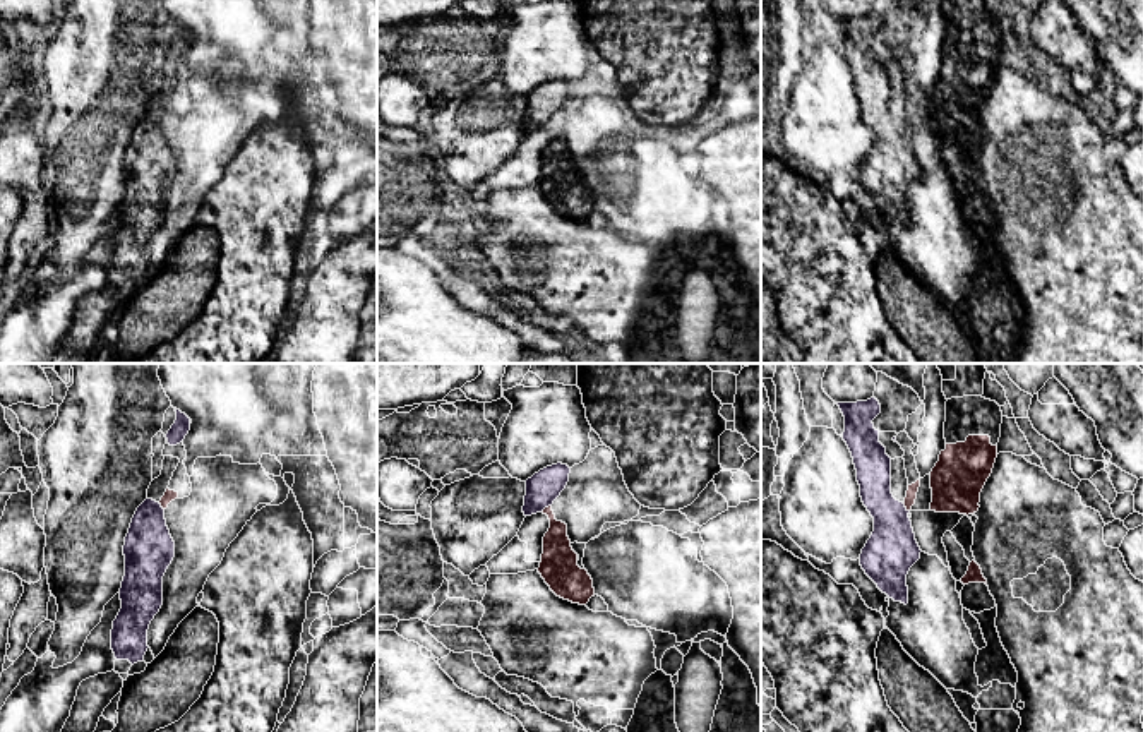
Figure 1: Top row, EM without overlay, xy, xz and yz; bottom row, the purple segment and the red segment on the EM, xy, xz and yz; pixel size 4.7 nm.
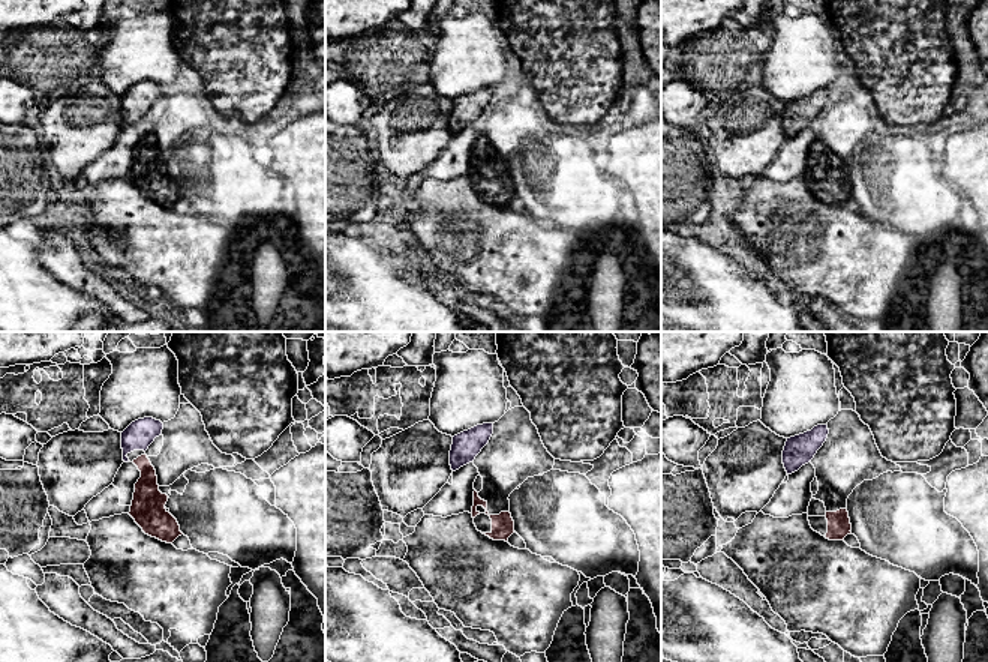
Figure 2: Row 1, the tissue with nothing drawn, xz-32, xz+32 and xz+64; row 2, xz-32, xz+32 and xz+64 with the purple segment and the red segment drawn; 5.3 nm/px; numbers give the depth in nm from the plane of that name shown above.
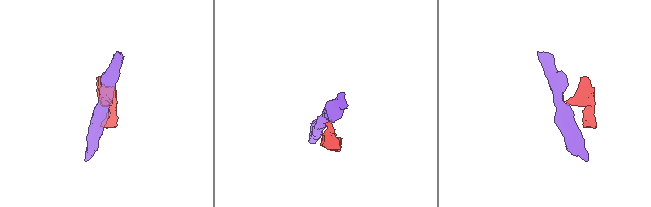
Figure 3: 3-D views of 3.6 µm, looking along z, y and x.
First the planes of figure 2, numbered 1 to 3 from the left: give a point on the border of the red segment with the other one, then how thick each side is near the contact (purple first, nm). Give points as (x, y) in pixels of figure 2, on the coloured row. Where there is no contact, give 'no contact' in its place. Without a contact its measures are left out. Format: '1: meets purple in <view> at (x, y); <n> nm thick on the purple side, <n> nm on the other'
1: no contact
2: no contact
3: no contact

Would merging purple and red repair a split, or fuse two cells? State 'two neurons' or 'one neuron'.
two neurons

